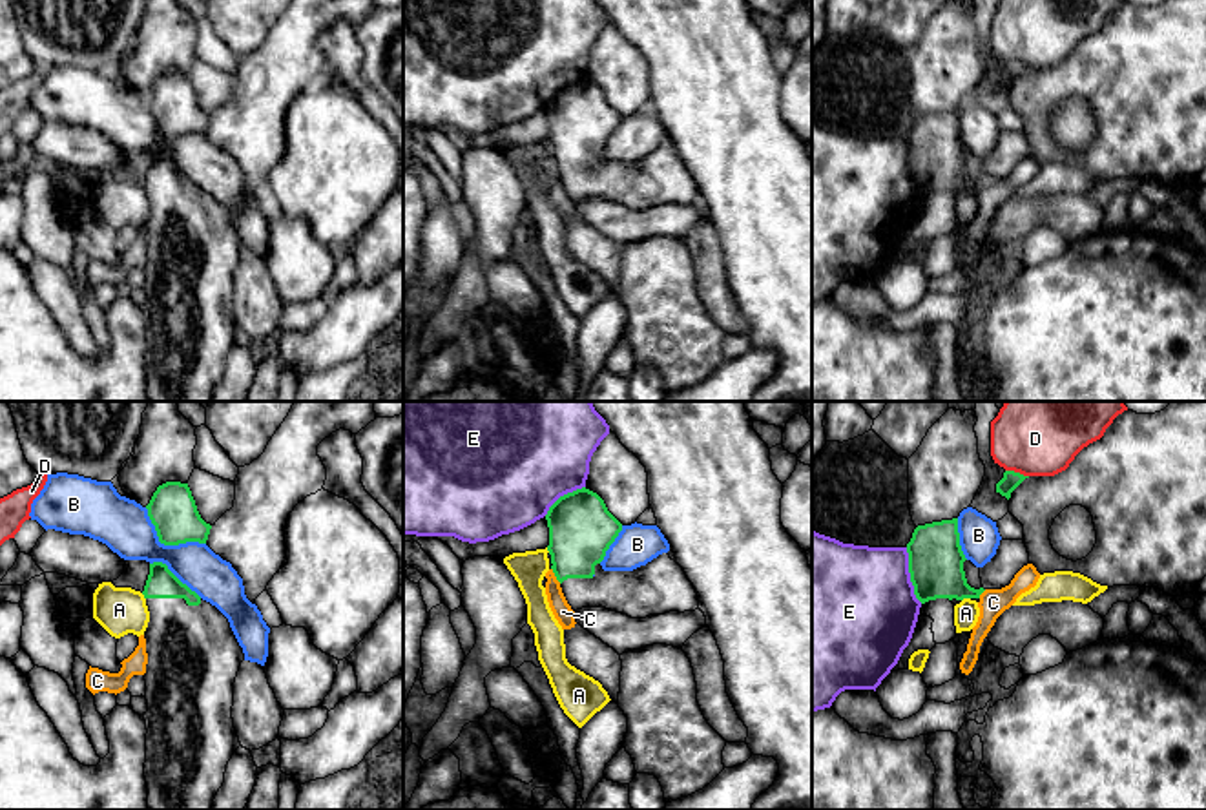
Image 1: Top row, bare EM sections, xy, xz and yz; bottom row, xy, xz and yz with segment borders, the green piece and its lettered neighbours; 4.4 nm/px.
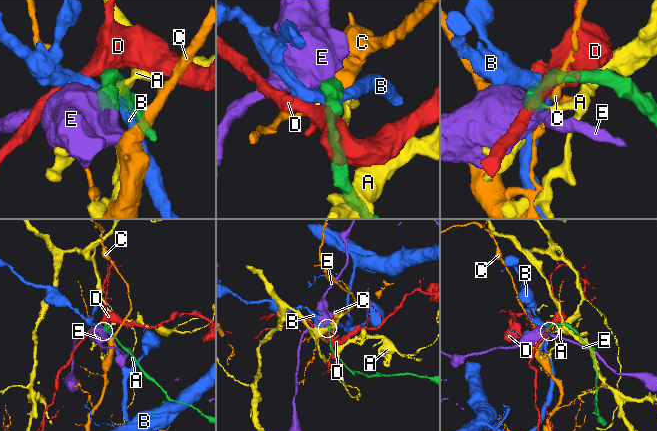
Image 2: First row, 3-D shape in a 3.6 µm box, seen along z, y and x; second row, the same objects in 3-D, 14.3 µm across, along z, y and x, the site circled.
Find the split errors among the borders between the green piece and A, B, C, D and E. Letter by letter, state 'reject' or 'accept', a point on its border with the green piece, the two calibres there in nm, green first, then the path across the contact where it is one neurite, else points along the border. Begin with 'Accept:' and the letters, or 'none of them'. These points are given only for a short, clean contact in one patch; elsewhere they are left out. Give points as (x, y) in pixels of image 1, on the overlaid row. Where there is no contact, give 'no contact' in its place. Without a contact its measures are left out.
Accept: none of them
A: reject; meets green in yz at (966, 597); 240 nm thick on the green side, 110 nm on the other
B: reject; meets green in xy at (166, 544); 220 nm thick on the green side, 240 nm on the other
C: reject; meets green in xz at (555, 575); 280 nm thick on the green side, 90 nm on the other; border along xz (551, 568), (561, 582)
D: reject; meets green in yz at (1017, 473); 80 nm thick on the green side, 400 nm on the other
E: reject; meets green in yz at (911, 575); 240 nm thick on the green side, 480 nm on the other; border along yz (905, 548), (913, 593), (922, 602)

